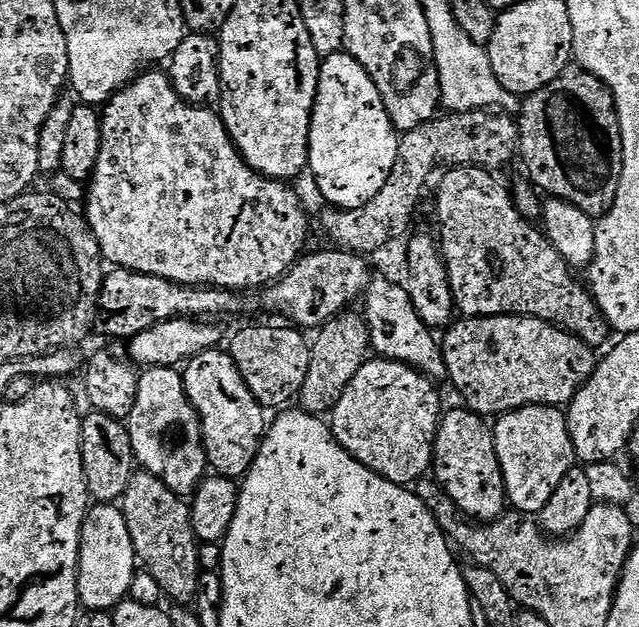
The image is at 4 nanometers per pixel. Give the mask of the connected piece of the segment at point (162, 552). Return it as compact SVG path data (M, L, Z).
M149 472L133 473L120 499L120 509L126 518L131 544L137 561L158 582L163 595L180 606L193 603L200 584L199 543L193 534L191 509L168 486Z

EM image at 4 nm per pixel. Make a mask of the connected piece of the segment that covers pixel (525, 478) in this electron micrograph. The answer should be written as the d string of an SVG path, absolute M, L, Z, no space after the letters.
M547 404L515 408L512 412L503 413L495 421L492 437L500 473L504 476L507 503L524 512L520 514L539 514L542 506L550 502L550 494L558 490L562 478L566 478L577 463L567 415L559 407Z

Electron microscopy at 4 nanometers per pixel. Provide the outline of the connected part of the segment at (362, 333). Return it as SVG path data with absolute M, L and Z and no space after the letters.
M345 310L339 316L329 320L319 329L316 341L311 341L310 364L306 380L302 383L298 395L299 407L313 414L331 413L333 406L342 398L346 386L358 374L364 361L370 356L370 341L368 338L368 321L359 311Z

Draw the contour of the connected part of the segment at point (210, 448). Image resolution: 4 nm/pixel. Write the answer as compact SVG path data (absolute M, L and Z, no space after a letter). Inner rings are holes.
M220 351L199 352L187 361L182 375L186 394L200 416L209 469L218 476L243 478L248 475L260 449L260 441L264 439L266 412L247 388L229 353Z

